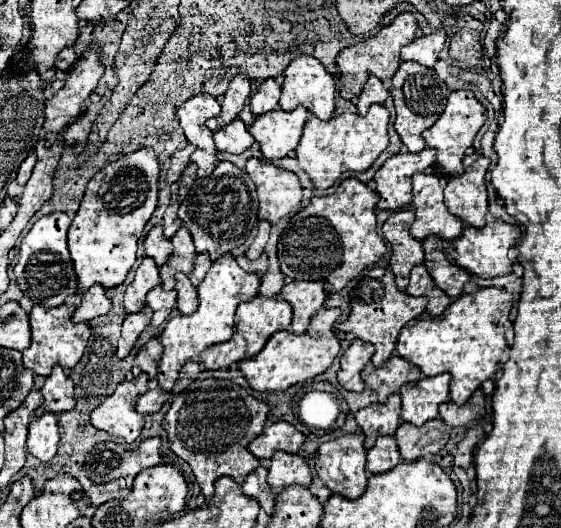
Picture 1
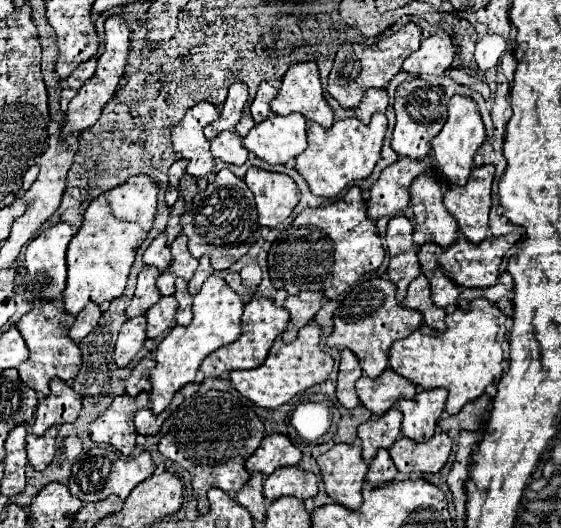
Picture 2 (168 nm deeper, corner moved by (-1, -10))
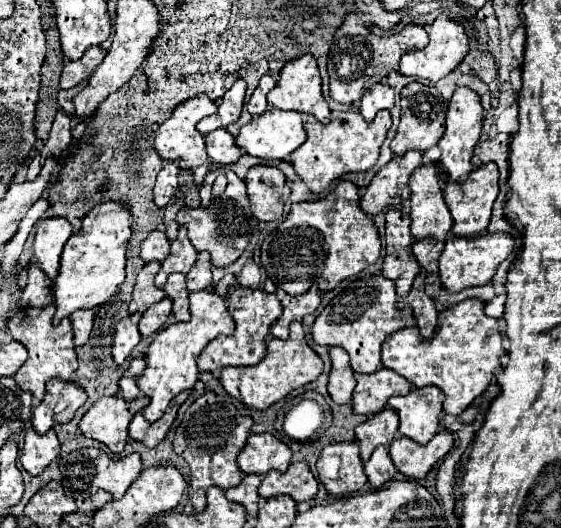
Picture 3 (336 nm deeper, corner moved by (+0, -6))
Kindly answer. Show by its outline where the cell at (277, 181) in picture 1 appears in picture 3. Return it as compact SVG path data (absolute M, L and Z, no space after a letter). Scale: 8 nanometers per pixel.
M252 166L244 182L252 216L262 222L278 220L290 196L286 176L274 166Z

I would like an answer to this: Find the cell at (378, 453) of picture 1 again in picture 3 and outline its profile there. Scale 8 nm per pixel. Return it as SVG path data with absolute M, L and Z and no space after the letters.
M378 446L370 460L364 464L364 472L368 476L368 482L372 484L372 488L380 488L382 484L390 482L396 474L396 466L392 464L392 458L388 454L386 446Z

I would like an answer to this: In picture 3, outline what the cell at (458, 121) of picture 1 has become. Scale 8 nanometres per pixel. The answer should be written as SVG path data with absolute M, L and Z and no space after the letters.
M456 88L448 112L446 112L446 134L442 136L442 140L438 142L438 146L442 148L442 166L448 172L448 176L454 182L462 182L468 178L472 166L470 166L470 158L474 152L474 146L480 140L480 132L482 132L482 104L480 104L480 96L470 90L470 88Z

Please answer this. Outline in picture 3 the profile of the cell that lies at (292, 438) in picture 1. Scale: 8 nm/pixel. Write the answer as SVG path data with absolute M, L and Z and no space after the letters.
M250 434L236 462L244 474L266 474L270 470L286 472L292 450L272 434Z

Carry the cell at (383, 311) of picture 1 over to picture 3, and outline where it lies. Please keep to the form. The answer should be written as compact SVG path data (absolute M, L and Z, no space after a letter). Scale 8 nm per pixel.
M362 276L344 282L312 324L312 338L322 346L340 346L350 356L354 372L372 374L380 368L380 346L392 332L414 324L412 310L396 308L396 286L384 276Z

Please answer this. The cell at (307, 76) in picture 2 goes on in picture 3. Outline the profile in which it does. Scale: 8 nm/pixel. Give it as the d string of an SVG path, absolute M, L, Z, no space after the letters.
M304 54L296 60L290 60L282 68L274 90L268 94L268 104L278 110L312 114L318 122L326 124L326 120L330 120L330 110L320 90L320 72L316 58Z

